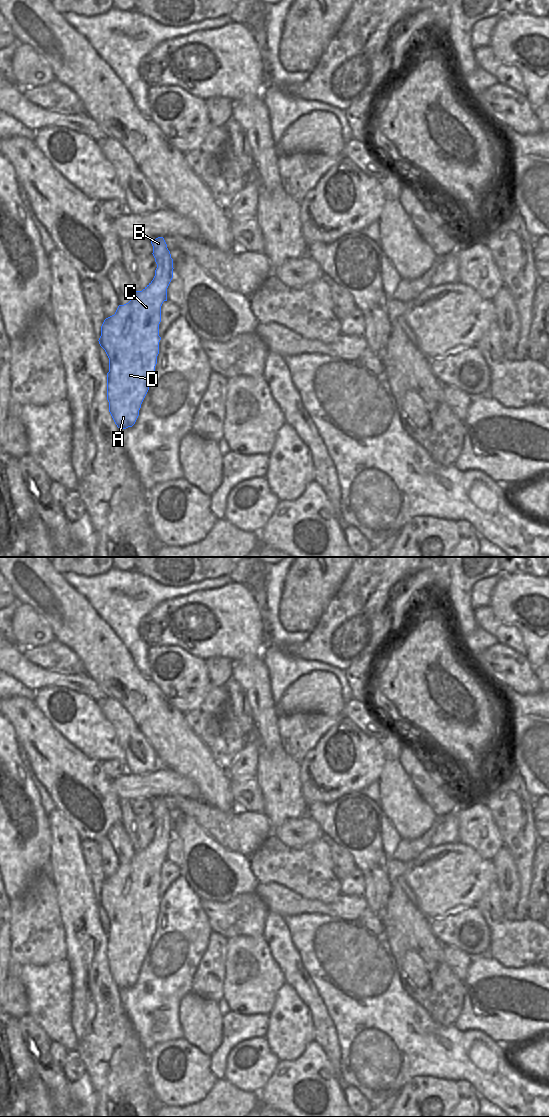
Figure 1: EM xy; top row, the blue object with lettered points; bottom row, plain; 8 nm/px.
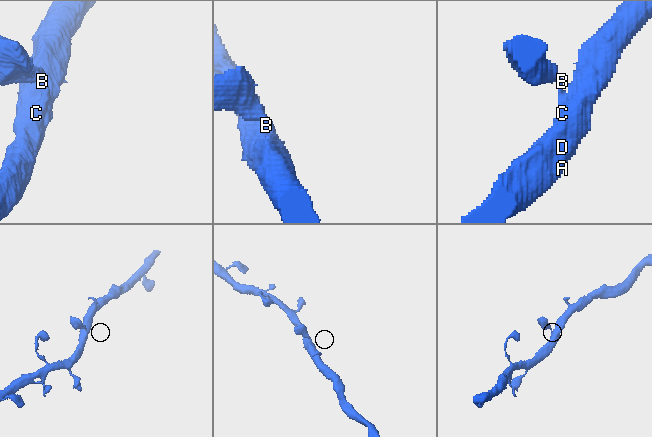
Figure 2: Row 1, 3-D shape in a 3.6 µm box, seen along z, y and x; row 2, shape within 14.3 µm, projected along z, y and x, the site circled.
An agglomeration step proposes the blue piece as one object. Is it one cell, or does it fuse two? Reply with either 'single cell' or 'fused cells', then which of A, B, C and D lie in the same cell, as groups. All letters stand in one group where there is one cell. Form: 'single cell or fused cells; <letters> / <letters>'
single cell; A B C D

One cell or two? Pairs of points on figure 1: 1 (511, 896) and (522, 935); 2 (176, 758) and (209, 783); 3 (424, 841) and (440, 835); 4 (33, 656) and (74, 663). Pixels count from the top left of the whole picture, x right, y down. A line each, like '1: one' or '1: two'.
1: two
2: one
3: two
4: one

